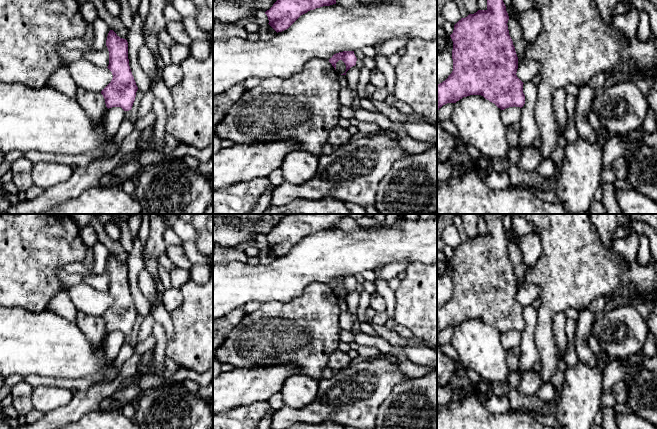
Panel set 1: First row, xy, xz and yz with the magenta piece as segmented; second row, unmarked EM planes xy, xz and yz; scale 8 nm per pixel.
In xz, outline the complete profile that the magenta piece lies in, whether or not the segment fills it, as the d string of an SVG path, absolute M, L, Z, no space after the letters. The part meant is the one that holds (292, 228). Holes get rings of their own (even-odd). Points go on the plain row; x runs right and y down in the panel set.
M287 214L274 228L265 236L269 249L278 257L288 253L301 239L310 234L323 230L336 228L336 224L347 214Z

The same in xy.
M110 254L106 264L109 275L108 293L112 296L111 306L101 315L106 331L132 333L138 311L132 299L128 283L128 266Z

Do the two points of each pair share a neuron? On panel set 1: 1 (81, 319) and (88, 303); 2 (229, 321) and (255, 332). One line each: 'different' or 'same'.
1: different
2: different

